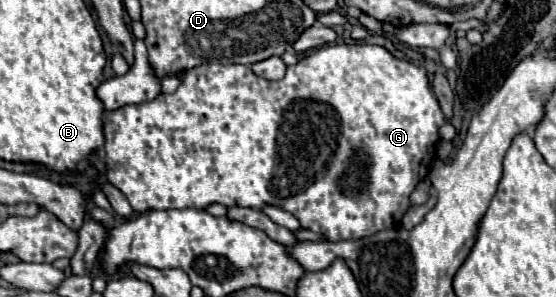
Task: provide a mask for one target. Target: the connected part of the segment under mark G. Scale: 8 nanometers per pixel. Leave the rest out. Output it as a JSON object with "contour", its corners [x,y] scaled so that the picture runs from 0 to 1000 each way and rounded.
{"contour":[[[592,148],[581,155],[531,222],[516,229],[513,263],[484,276],[462,263],[448,222],[433,215],[365,215],[344,229],[329,256],[329,283],[311,316],[286,316],[275,343],[218,357],[214,370],[189,384],[189,599],[196,620],[214,633],[232,673],[243,714],[264,707],[304,707],[304,700],[372,700],[387,680],[415,694],[466,700],[473,687],[509,700],[523,714],[545,768],[581,788],[588,808],[642,808],[653,795],[678,788],[696,768],[714,768],[725,721],[736,707],[736,653],[746,640],[754,606],[772,586],[782,532],[782,492],[790,478],[790,431],[800,418],[793,357],[779,316],[764,229],[754,229],[732,202],[707,195],[692,162],[667,148]]]}

